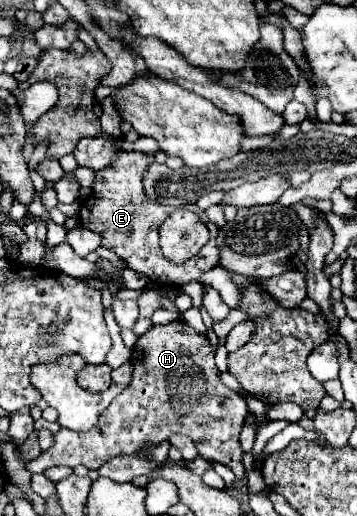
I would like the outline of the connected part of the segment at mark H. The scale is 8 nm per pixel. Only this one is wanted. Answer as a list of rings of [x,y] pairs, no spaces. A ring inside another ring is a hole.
[[[182,320],[166,326],[152,326],[132,348],[132,362],[134,374],[130,386],[116,396],[106,410],[108,416],[104,418],[102,430],[104,450],[126,450],[124,454],[136,454],[144,442],[160,444],[172,434],[186,434],[196,444],[202,458],[224,464],[242,478],[240,432],[248,406],[242,396],[218,380],[214,350],[208,340]]]

